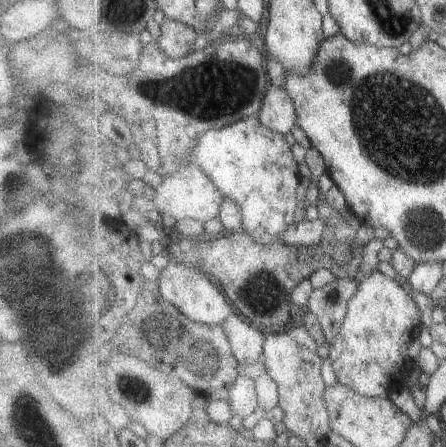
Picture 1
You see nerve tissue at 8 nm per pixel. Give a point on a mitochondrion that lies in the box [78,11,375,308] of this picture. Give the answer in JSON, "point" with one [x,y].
{"point":[223,89]}

